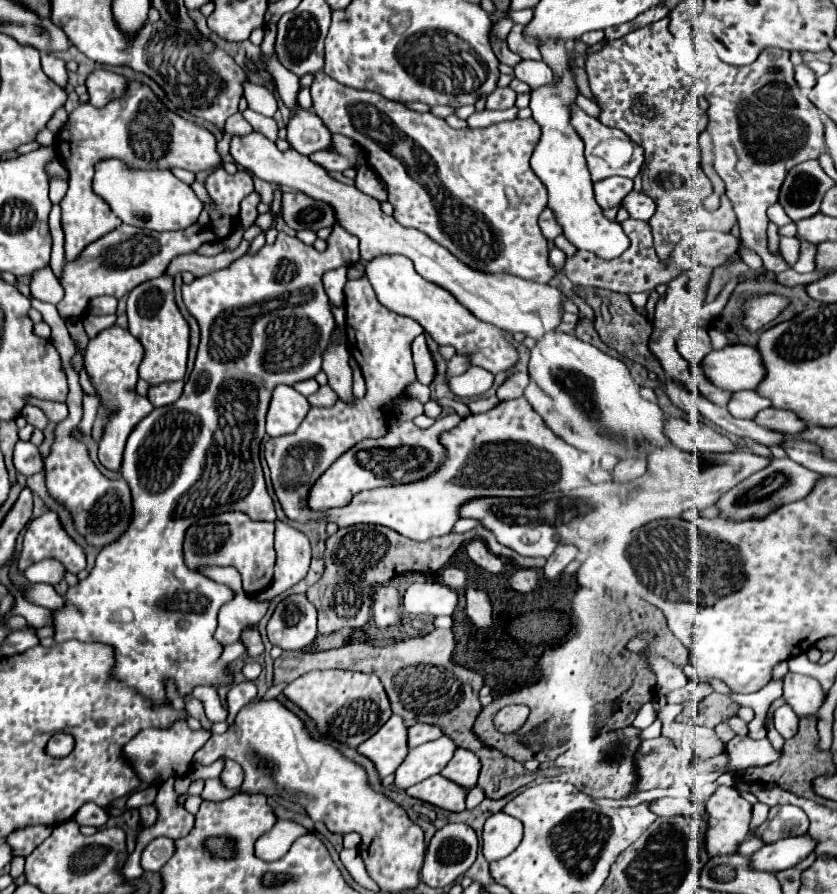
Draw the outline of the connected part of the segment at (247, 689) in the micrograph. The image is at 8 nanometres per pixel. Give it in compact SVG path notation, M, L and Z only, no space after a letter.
M243 681L231 686L227 694L228 716L226 722L232 725L234 719L244 705L248 704L257 695L257 687L252 681Z

